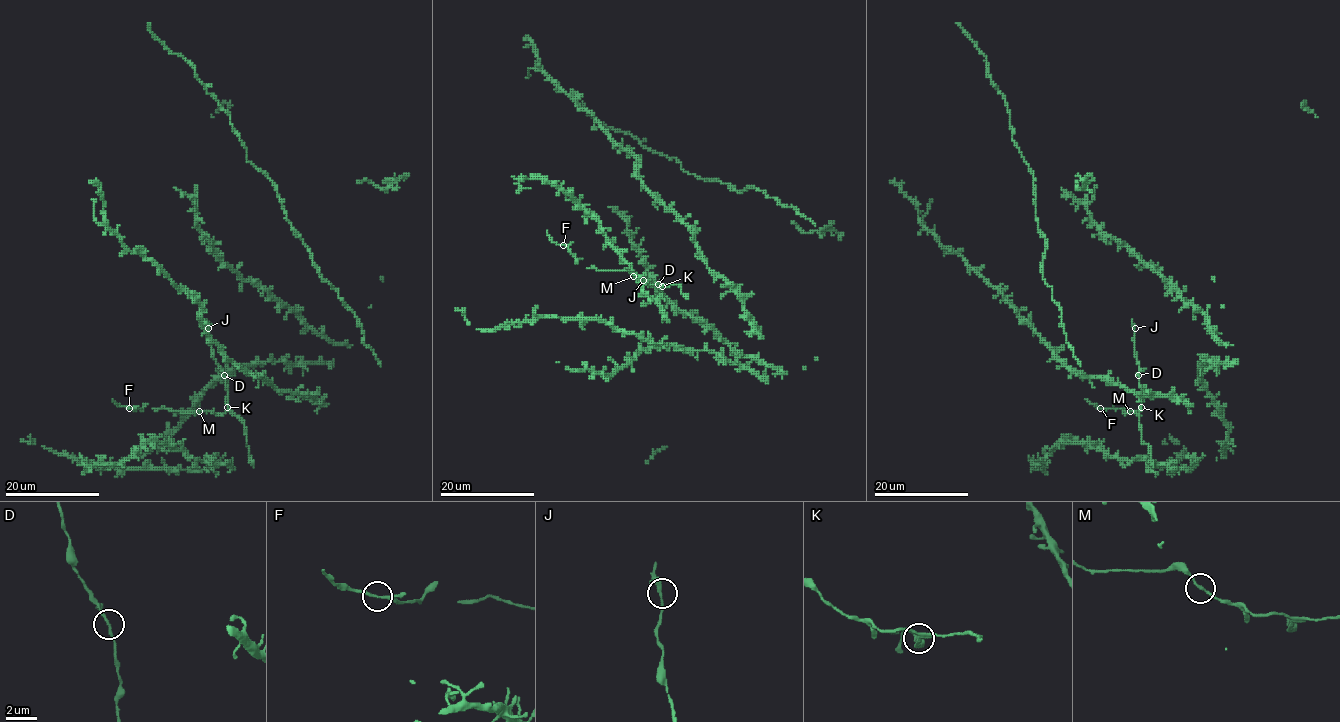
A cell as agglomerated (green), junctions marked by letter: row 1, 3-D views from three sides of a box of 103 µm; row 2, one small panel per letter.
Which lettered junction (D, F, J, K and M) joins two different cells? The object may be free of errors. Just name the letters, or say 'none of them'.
none of them

